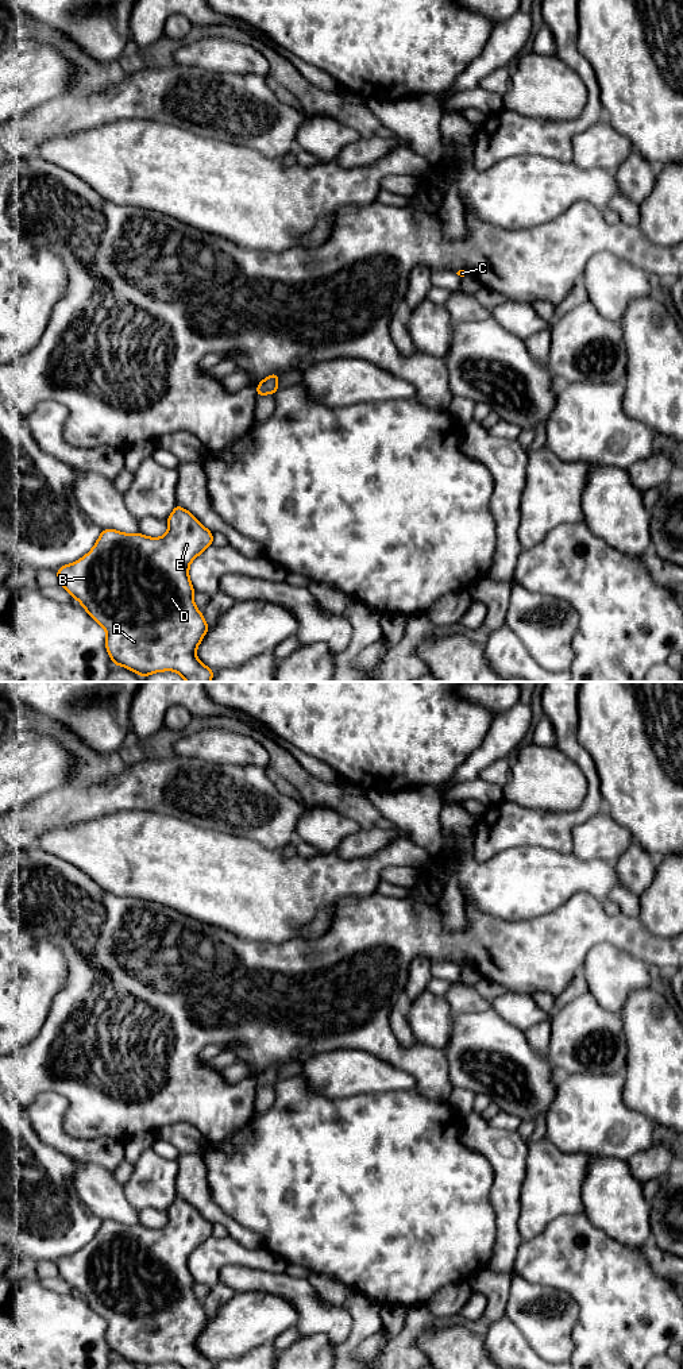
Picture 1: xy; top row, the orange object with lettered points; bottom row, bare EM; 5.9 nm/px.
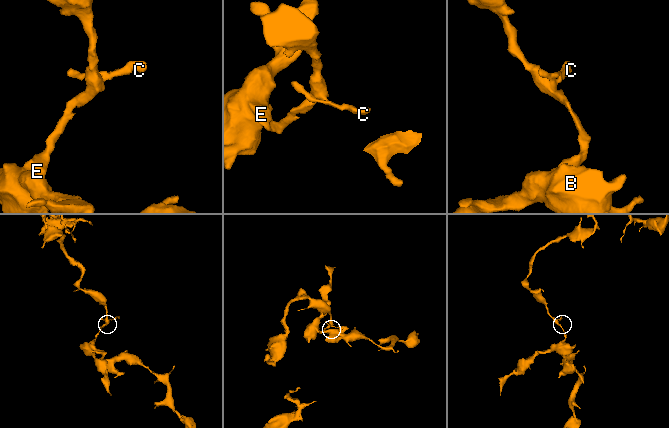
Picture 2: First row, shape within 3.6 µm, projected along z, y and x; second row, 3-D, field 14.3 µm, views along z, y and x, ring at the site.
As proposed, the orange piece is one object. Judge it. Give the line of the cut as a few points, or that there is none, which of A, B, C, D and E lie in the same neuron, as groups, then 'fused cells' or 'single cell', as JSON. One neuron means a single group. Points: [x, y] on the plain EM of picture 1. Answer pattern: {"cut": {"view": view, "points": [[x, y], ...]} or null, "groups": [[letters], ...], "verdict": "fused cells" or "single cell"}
{"cut": null, "groups": [["A", "B", "C", "D", "E"]], "verdict": "single cell"}

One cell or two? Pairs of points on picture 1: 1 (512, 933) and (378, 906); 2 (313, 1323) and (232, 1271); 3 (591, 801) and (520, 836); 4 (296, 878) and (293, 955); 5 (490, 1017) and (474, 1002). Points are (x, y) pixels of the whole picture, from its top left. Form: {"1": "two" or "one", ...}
{"1": "one", "2": "one", "3": "one", "4": "two", "5": "two"}

